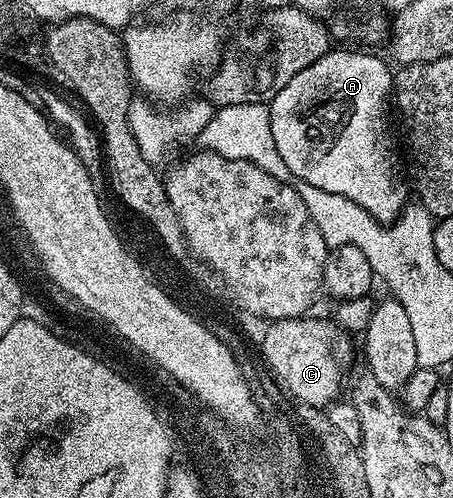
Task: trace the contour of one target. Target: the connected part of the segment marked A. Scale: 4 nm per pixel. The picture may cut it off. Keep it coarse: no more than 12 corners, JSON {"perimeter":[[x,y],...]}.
{"perimeter":[[333,48],[268,103],[298,182],[376,222],[407,205],[394,71]]}

